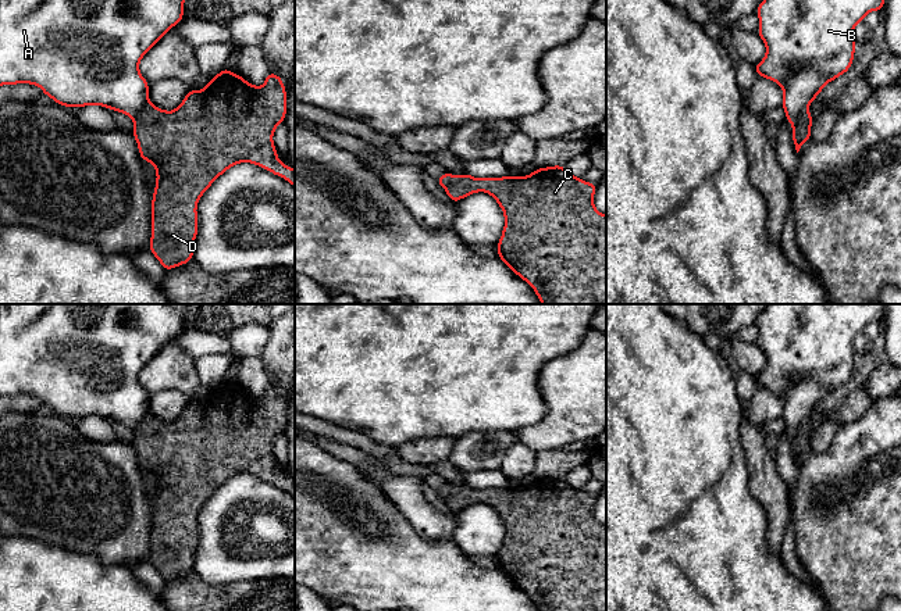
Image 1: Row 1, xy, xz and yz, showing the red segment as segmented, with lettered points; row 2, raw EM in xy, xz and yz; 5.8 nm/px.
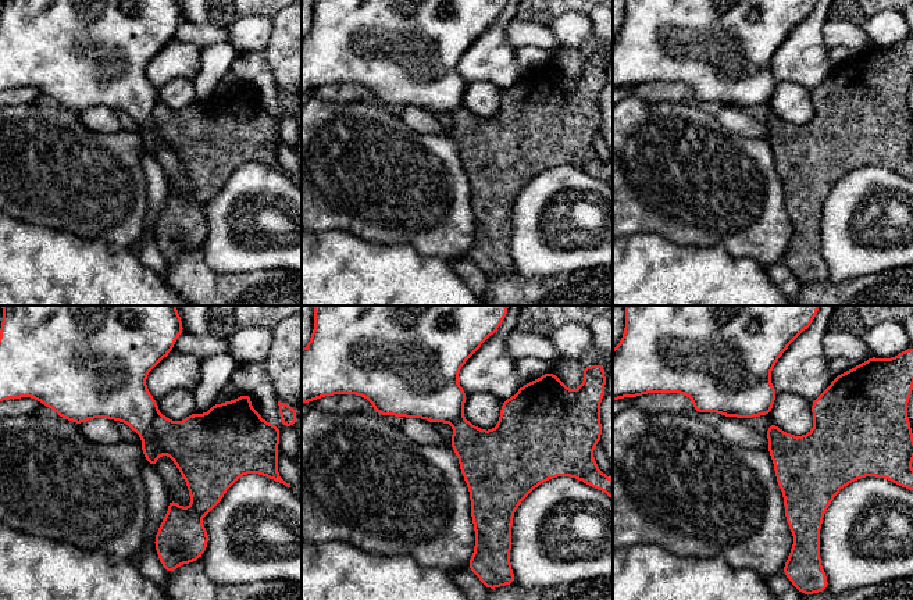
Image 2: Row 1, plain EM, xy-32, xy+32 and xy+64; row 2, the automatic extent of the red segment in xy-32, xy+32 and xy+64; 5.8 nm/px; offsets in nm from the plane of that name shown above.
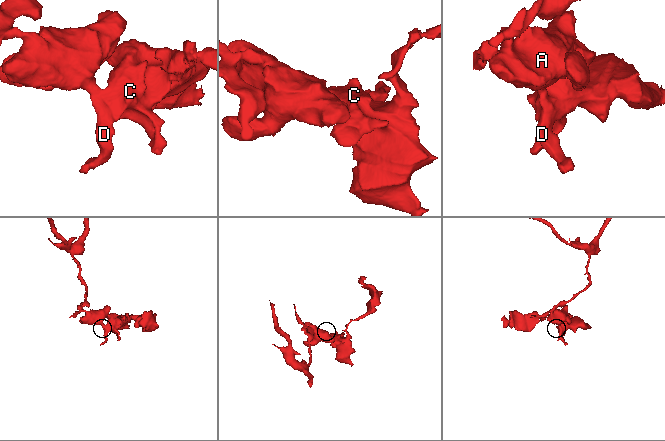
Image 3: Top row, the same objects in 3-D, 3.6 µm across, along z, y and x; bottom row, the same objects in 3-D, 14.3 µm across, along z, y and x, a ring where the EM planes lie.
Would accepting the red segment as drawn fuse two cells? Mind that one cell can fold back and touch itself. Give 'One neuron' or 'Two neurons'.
Two neurons

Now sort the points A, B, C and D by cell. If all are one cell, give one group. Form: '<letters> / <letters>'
A B / C D

